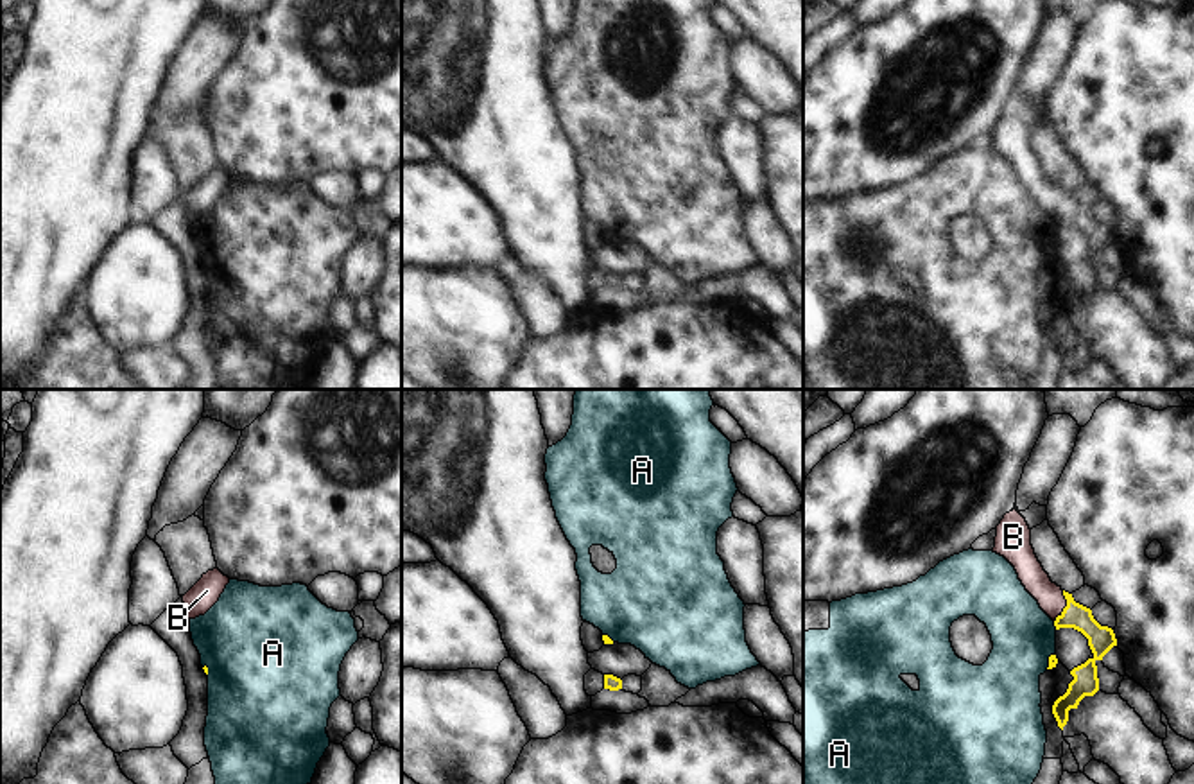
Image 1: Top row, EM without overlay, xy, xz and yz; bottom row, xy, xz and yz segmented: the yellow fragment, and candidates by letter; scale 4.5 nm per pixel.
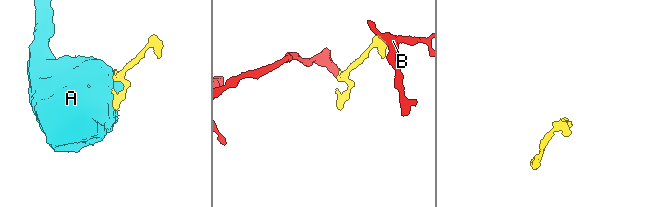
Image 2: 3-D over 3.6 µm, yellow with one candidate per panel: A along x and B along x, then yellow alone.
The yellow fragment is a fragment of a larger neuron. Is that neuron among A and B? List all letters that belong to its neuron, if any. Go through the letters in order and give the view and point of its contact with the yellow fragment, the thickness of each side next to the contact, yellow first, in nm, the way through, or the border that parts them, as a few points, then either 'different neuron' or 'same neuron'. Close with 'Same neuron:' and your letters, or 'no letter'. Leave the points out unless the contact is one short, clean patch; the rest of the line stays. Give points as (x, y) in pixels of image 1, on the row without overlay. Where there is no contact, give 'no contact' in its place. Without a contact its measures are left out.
A: yz (1055, 223) | 120/280 nm | different neuron
B: yz (1065, 205) | 120/120 nm | across yz (1101, 237), (1065, 205), (1037, 180) | same neuron
Same neuron: B

